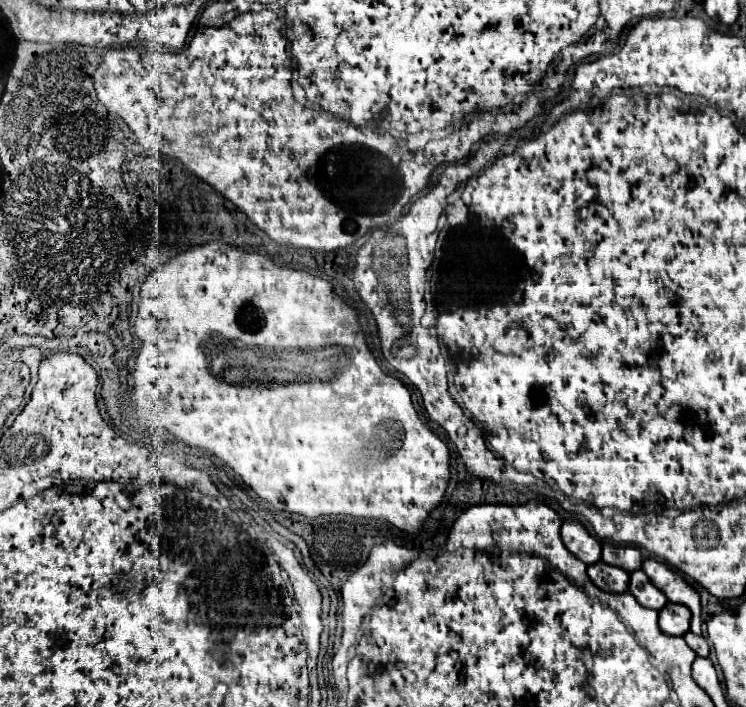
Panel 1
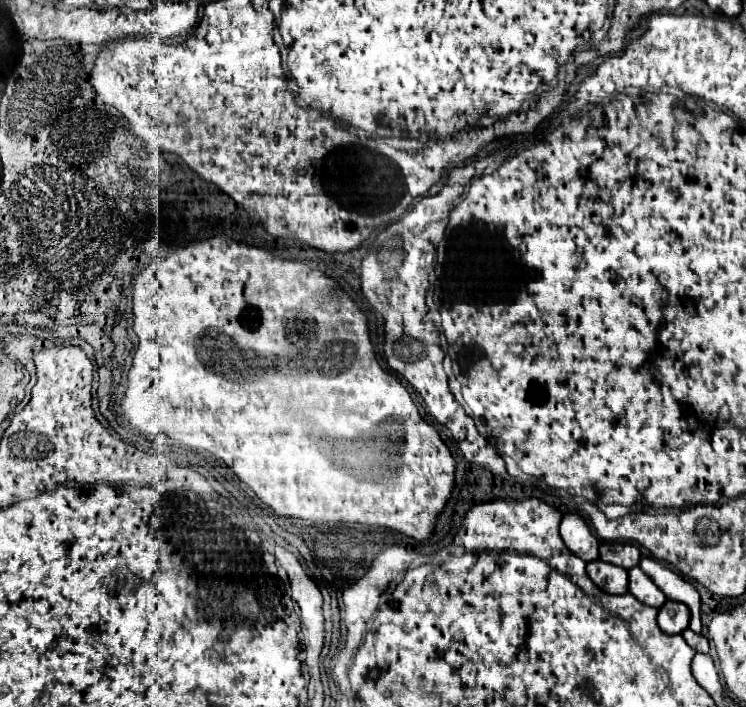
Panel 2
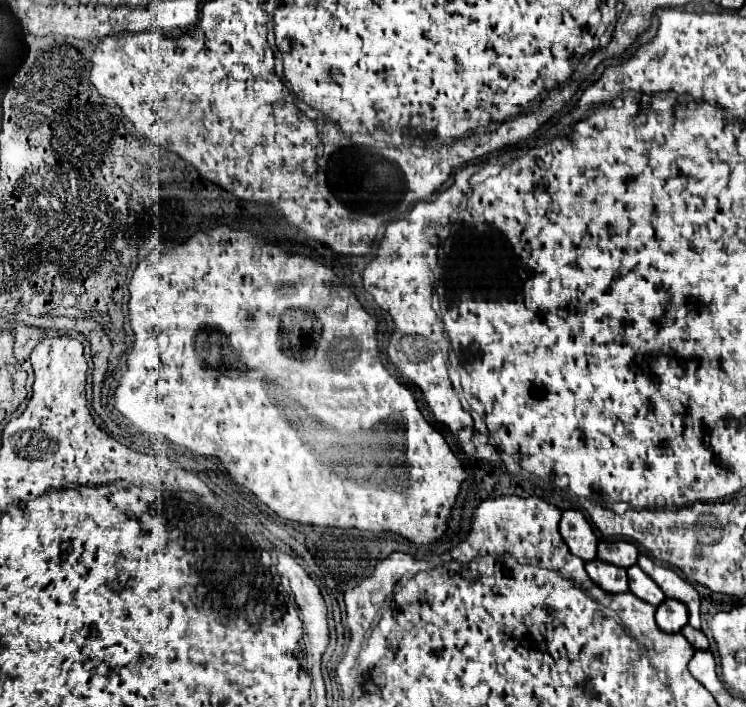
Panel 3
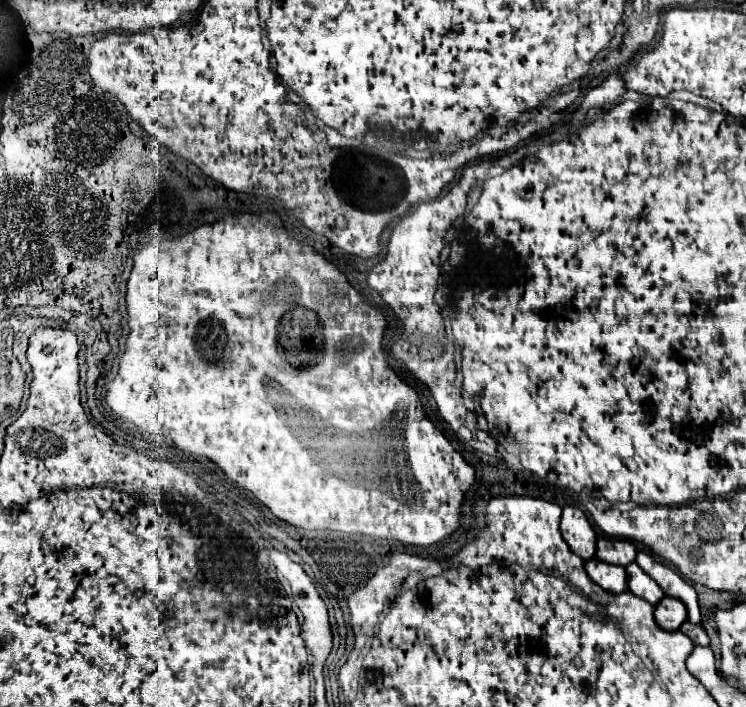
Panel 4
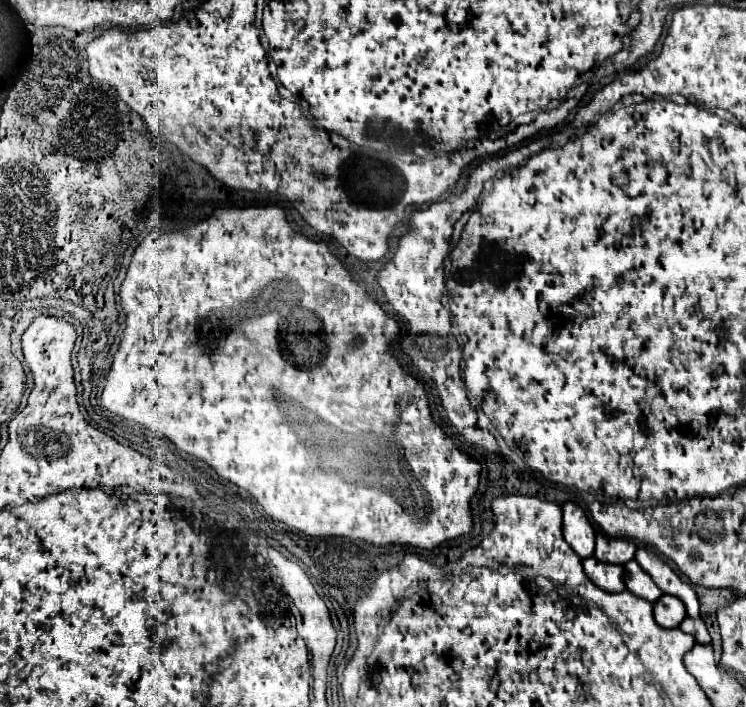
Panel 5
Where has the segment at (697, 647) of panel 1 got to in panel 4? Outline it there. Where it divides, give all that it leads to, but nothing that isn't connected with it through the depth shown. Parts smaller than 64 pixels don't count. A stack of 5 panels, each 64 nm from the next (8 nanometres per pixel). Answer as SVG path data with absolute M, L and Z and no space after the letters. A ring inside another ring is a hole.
M684 622L682 626L680 626L680 632L684 632L694 644L698 644L698 646L708 646L710 644L710 638L708 638L708 634L704 632L704 628L700 626L700 624L696 624L696 626L692 626L692 622Z

